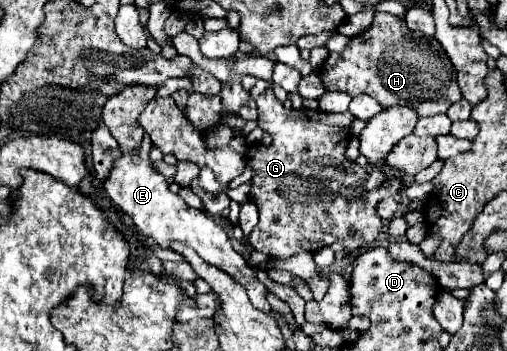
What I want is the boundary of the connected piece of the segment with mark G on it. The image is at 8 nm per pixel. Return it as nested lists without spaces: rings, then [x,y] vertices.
[[[272,89],[256,98],[258,104],[258,124],[272,136],[268,146],[252,144],[244,154],[248,166],[254,170],[250,200],[260,212],[260,222],[250,234],[250,244],[254,250],[268,254],[274,260],[286,260],[298,252],[318,252],[338,238],[344,240],[344,248],[370,248],[382,230],[382,220],[376,214],[376,204],[386,196],[396,196],[402,190],[402,182],[386,182],[376,166],[358,166],[344,158],[344,150],[350,138],[352,114],[328,114],[316,110],[286,110],[274,95]]]

